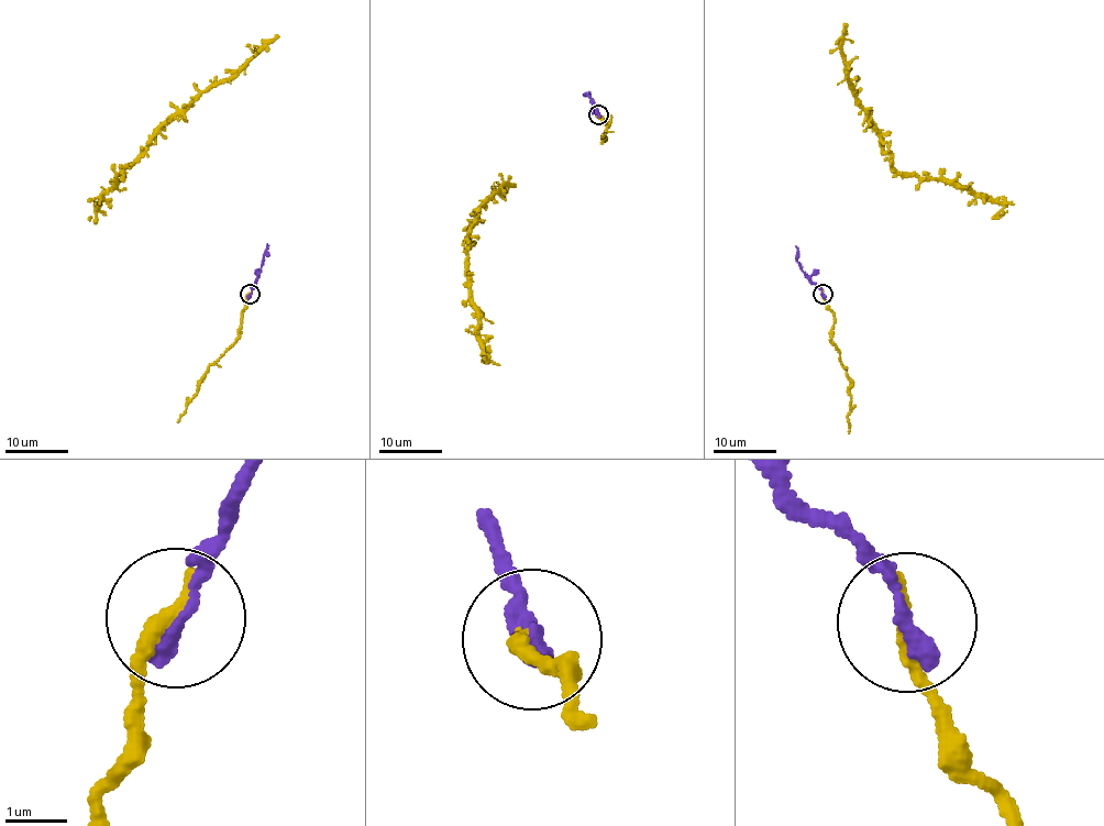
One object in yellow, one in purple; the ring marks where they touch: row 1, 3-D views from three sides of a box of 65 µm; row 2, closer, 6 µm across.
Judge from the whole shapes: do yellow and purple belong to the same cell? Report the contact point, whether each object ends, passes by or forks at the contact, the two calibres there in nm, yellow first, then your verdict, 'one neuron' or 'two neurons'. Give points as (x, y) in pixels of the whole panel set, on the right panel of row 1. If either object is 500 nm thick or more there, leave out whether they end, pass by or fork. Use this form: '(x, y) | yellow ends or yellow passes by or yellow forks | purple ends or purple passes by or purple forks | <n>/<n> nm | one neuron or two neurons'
(823, 294) | yellow ends | purple ends | 280/320 nm | one neuron

